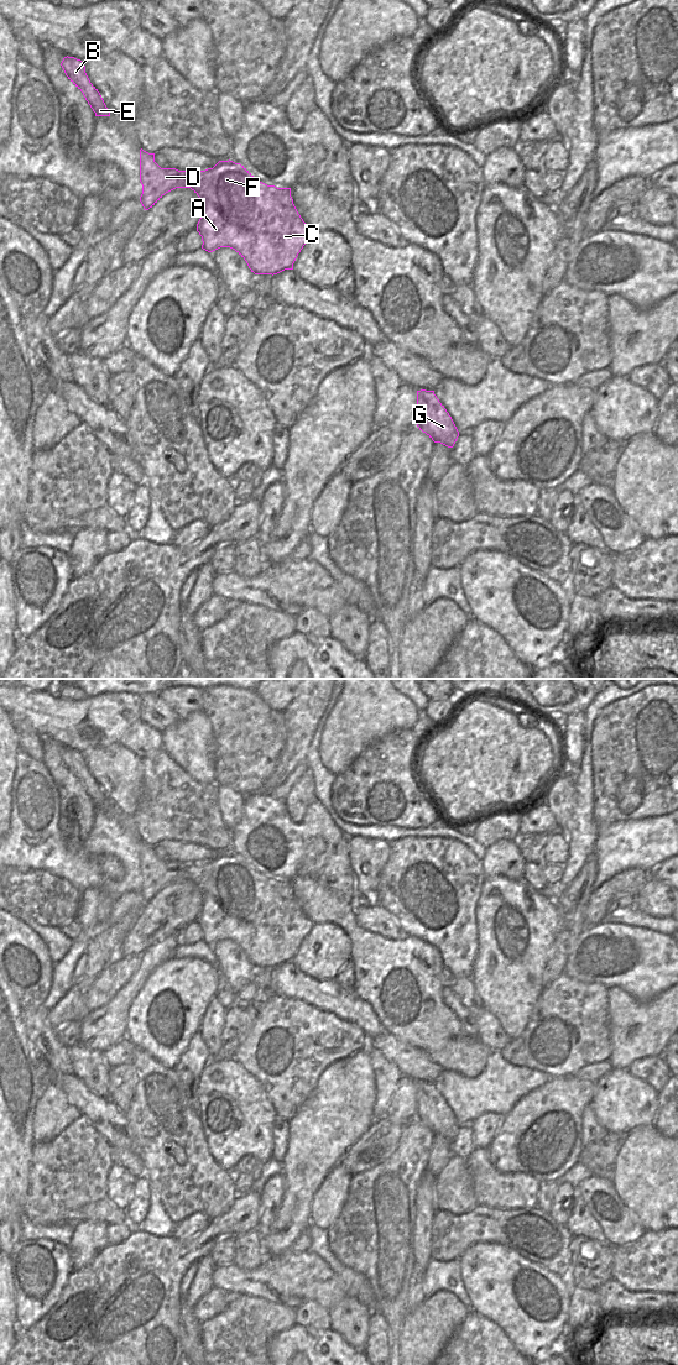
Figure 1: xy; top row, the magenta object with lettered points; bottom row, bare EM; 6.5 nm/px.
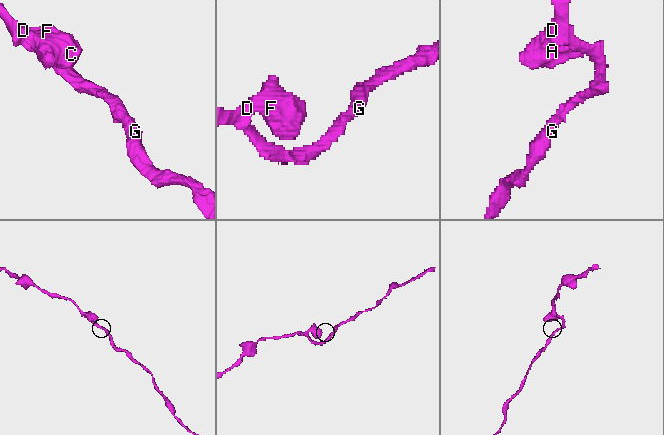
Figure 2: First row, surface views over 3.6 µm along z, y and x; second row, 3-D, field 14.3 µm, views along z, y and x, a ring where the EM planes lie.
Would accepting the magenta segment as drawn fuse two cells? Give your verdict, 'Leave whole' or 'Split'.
Leave whole.

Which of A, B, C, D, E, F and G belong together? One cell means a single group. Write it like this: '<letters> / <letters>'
A B C D E F G

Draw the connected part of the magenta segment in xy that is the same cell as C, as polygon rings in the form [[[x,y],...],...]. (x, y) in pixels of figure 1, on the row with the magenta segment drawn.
[[[140,150],[140,182],[142,194],[140,202],[145,210],[152,208],[166,193],[176,188],[191,188],[202,202],[202,216],[197,231],[202,236],[202,249],[213,252],[220,247],[235,250],[255,274],[277,274],[285,270],[293,270],[293,263],[311,239],[313,231],[298,214],[291,188],[277,188],[257,181],[244,166],[233,161],[219,161],[213,168],[205,171],[178,171],[161,168],[155,162],[155,153]]]

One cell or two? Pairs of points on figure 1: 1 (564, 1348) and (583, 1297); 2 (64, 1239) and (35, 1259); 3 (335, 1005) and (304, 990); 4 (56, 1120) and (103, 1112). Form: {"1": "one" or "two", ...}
{"1": "one", "2": "two", "3": "one", "4": "two"}

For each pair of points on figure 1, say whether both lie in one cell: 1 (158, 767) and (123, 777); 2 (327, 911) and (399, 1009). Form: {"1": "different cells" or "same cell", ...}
{"1": "different cells", "2": "same cell"}

